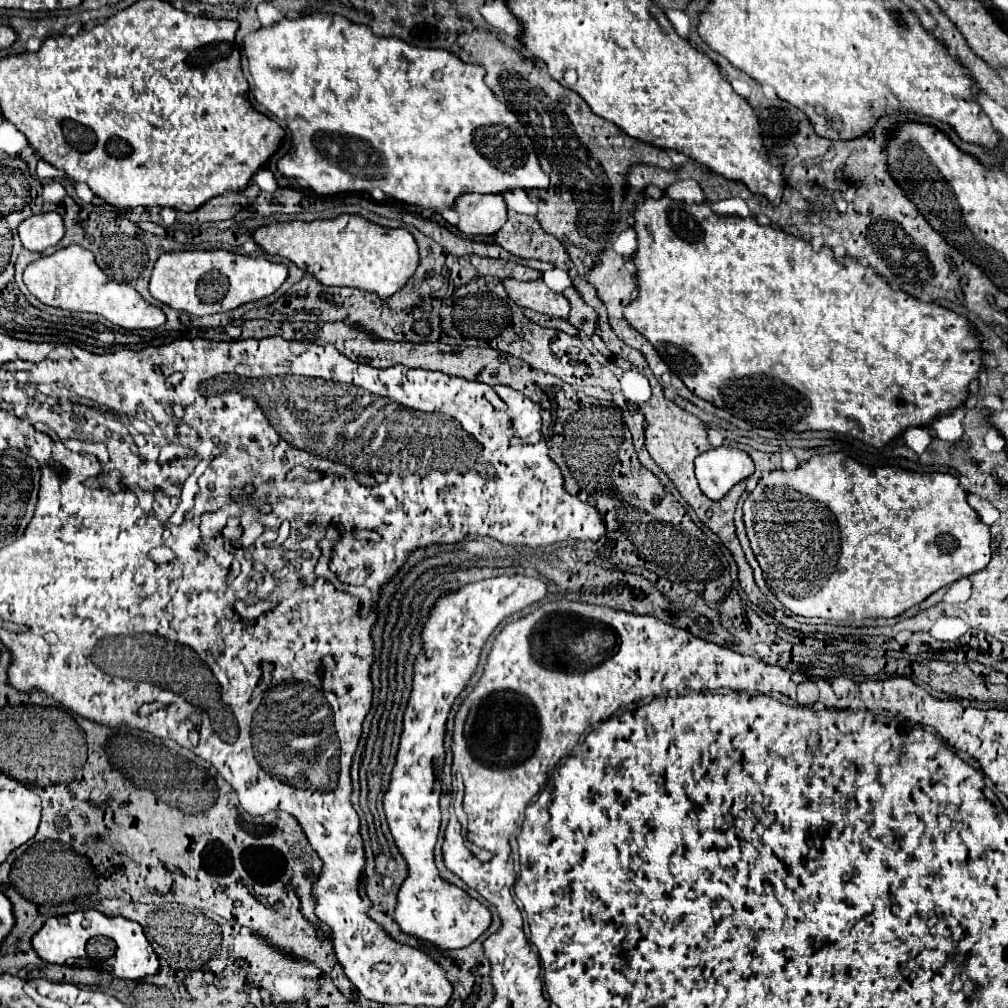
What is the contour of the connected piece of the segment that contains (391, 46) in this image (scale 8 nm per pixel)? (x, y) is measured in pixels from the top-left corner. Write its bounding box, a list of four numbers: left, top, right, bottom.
[244,13,548,209]

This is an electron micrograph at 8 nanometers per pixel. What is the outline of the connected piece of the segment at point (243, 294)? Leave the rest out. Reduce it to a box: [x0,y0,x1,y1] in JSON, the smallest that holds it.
[150,249,286,317]

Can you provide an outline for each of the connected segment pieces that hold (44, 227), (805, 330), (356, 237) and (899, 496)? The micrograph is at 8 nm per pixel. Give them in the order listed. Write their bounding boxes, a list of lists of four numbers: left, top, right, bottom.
[[18,211,64,251],[624,195,982,447],[252,213,418,299],[744,453,990,621]]

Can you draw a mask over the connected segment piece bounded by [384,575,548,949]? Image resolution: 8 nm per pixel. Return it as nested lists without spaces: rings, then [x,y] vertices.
[[[512,575],[512,577],[494,577],[494,579],[476,581],[476,583],[462,587],[456,593],[440,597],[440,601],[436,603],[436,607],[422,631],[424,651],[418,655],[418,659],[414,663],[414,687],[412,687],[408,707],[404,711],[404,731],[402,731],[400,749],[396,755],[396,767],[392,771],[390,787],[384,797],[384,811],[388,817],[388,827],[392,831],[392,837],[410,869],[408,879],[402,883],[402,889],[398,891],[398,909],[394,913],[394,921],[400,925],[400,929],[404,933],[430,941],[430,943],[438,945],[440,949],[462,949],[462,947],[474,943],[492,923],[492,913],[488,911],[488,907],[484,907],[478,899],[472,899],[466,891],[458,889],[456,885],[440,879],[436,865],[430,859],[430,857],[434,857],[434,847],[436,847],[438,829],[440,829],[440,807],[438,807],[440,781],[434,773],[434,763],[444,761],[444,755],[446,755],[444,753],[446,721],[448,721],[452,703],[460,697],[460,693],[470,683],[470,679],[478,667],[480,653],[482,653],[490,633],[494,633],[498,623],[502,623],[506,617],[510,617],[526,607],[532,607],[534,603],[540,603],[542,599],[546,599],[546,595],[548,595],[546,583],[540,579],[534,579],[534,577]]]

